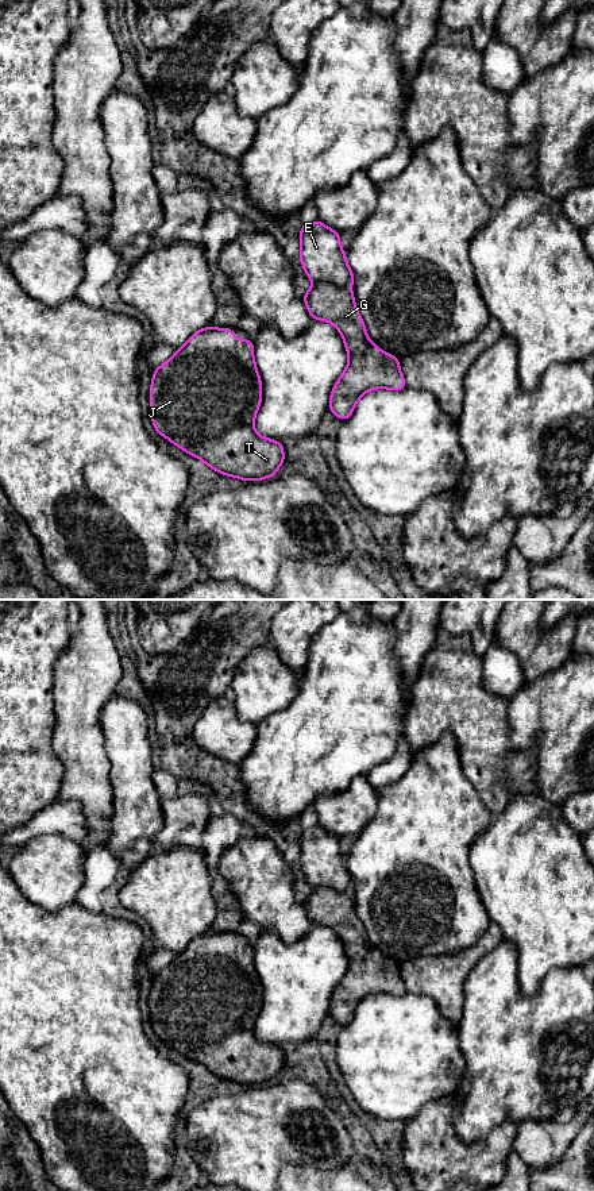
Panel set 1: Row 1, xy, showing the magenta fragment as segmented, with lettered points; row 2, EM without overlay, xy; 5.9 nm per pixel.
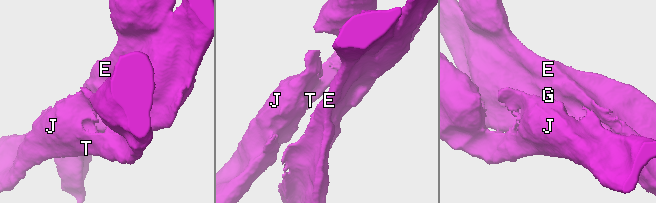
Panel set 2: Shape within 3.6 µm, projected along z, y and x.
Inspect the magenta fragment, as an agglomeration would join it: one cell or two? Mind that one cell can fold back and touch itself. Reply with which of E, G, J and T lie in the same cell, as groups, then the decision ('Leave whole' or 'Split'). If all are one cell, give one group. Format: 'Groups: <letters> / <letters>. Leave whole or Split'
Groups: E G J T. Leave whole

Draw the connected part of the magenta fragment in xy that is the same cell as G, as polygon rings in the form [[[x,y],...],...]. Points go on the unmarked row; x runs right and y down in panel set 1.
[[[319,824],[304,828],[298,839],[300,866],[315,890],[302,898],[313,925],[332,928],[340,937],[348,968],[335,987],[329,1002],[329,1017],[340,1025],[351,1022],[355,1009],[371,994],[404,995],[405,983],[400,964],[381,956],[366,937],[364,926],[356,916],[351,895],[354,878],[340,852],[340,837],[324,830]]]

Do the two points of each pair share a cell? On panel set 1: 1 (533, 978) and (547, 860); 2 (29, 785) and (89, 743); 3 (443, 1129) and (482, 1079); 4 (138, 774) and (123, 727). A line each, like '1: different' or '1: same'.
1: same
2: different
3: different
4: same

